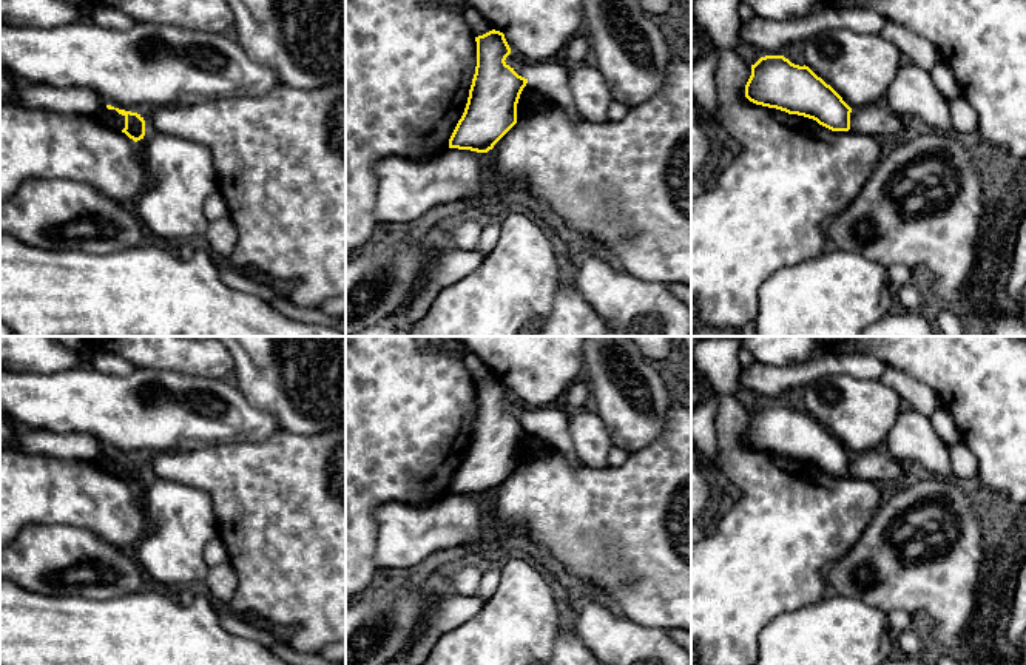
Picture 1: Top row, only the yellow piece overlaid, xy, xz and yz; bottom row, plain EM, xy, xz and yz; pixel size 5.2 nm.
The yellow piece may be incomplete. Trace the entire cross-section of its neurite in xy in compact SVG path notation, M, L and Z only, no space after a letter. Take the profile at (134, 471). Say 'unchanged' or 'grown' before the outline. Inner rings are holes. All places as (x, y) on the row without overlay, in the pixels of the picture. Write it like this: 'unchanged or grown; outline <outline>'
unchanged; outline M106 451L106 454L116 455L119 460L122 460L125 463L125 474L122 475L122 478L125 478L134 488L143 484L143 481L145 481L145 466L140 460L125 457L125 455L119 455L119 454L114 454L111 451Z

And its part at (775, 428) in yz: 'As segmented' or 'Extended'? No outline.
As segmented

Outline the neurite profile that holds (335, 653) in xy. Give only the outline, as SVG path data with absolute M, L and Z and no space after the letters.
M346 642L324 645L321 656L335 665L346 665Z

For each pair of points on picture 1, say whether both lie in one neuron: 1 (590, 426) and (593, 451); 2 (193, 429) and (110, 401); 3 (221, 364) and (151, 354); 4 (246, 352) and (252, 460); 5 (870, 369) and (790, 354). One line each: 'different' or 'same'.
1: same
2: same
3: same
4: different
5: different

